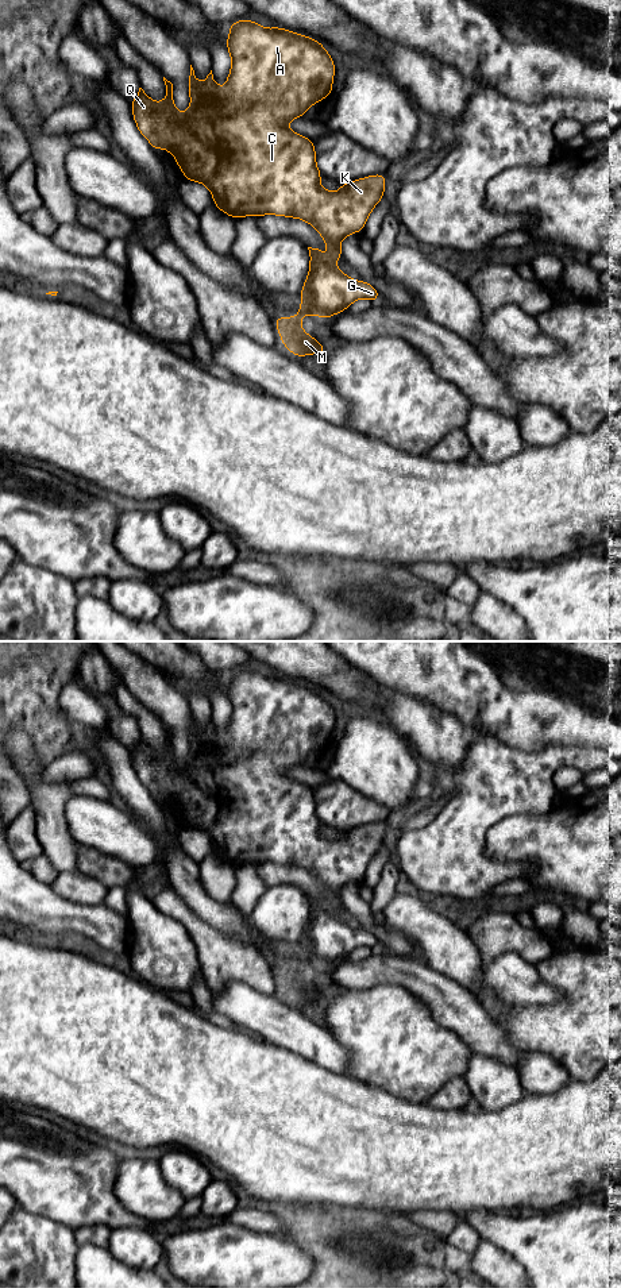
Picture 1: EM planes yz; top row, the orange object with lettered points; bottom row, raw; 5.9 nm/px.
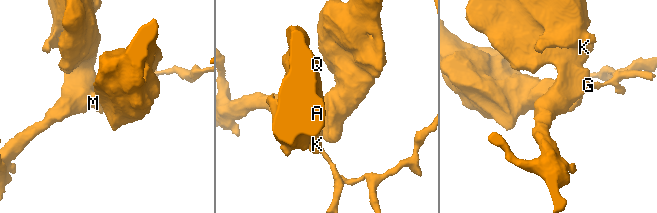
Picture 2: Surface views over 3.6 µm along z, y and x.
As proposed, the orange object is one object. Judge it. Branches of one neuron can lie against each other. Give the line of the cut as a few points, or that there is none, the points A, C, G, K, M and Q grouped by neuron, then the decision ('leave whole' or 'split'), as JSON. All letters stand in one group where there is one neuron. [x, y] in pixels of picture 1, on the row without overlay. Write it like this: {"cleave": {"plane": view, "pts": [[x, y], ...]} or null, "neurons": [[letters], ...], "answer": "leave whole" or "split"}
{"cleave": {"plane": "yz", "pts": [[282, 966], [282, 982], [290, 998]]}, "neurons": [["A", "C", "G", "K", "Q"], ["M"]], "answer": "split"}

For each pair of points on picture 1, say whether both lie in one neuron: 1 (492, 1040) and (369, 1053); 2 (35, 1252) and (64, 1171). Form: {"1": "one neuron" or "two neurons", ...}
{"1": "two neurons", "2": "two neurons"}

